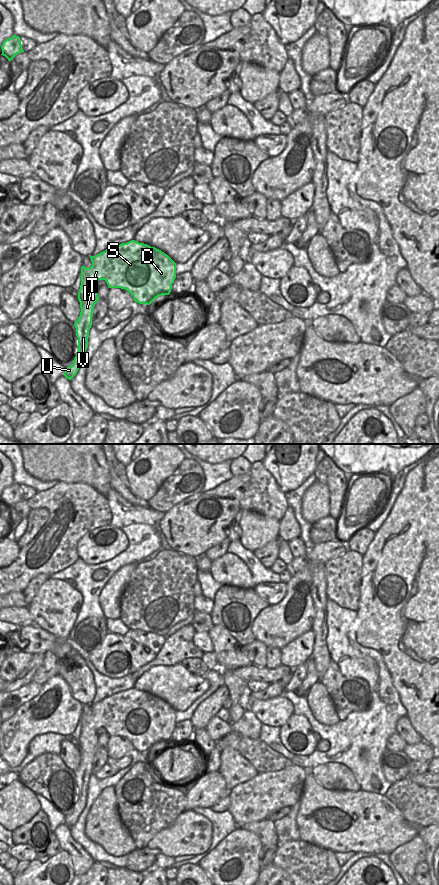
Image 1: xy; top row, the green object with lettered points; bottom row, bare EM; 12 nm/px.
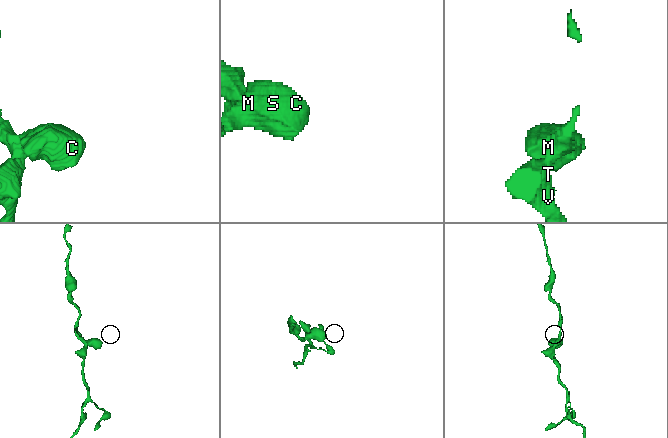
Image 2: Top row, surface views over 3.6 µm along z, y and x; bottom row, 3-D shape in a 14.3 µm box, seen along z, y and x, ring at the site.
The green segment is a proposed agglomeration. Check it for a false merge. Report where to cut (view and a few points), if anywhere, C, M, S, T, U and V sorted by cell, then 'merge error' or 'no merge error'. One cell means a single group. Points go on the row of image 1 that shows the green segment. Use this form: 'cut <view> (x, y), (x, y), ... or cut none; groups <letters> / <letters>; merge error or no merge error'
cut none; groups C M S T U V; no merge error

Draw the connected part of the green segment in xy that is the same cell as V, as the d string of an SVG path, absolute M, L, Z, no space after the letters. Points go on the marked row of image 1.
M131 240L90 256L92 266L81 267L78 292L80 316L74 323L78 351L64 376L71 380L86 358L89 330L95 304L99 301L97 282L105 280L109 288L127 290L139 304L150 305L156 298L169 295L176 278L176 263L161 250Z

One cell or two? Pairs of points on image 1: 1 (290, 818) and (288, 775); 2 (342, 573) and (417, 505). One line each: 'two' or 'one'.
1: two
2: two

